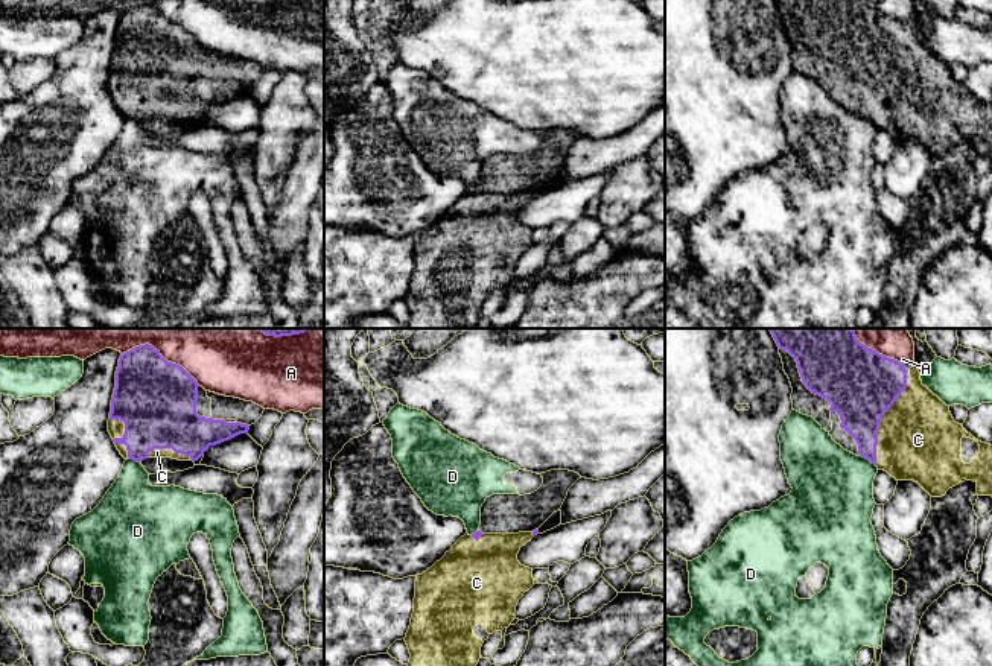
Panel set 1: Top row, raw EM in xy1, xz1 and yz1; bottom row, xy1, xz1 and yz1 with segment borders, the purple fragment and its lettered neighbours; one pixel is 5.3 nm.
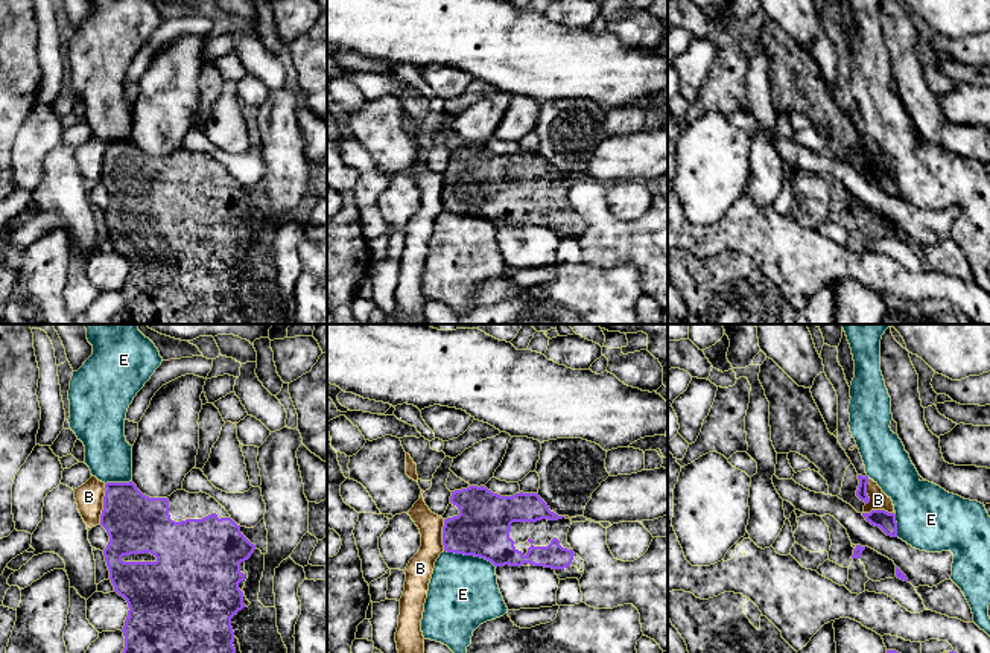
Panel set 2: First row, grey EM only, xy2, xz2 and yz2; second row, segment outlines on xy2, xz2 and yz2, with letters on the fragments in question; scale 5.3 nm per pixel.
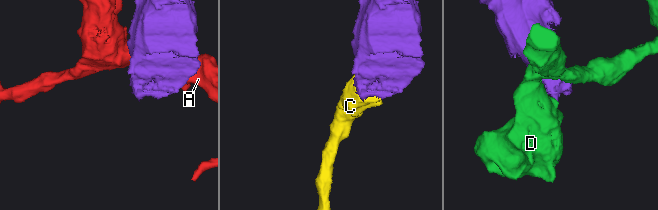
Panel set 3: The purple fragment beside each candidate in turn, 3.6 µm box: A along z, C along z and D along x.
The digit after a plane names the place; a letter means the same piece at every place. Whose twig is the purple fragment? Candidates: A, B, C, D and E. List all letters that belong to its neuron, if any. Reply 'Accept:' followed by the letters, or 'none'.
Accept: C

